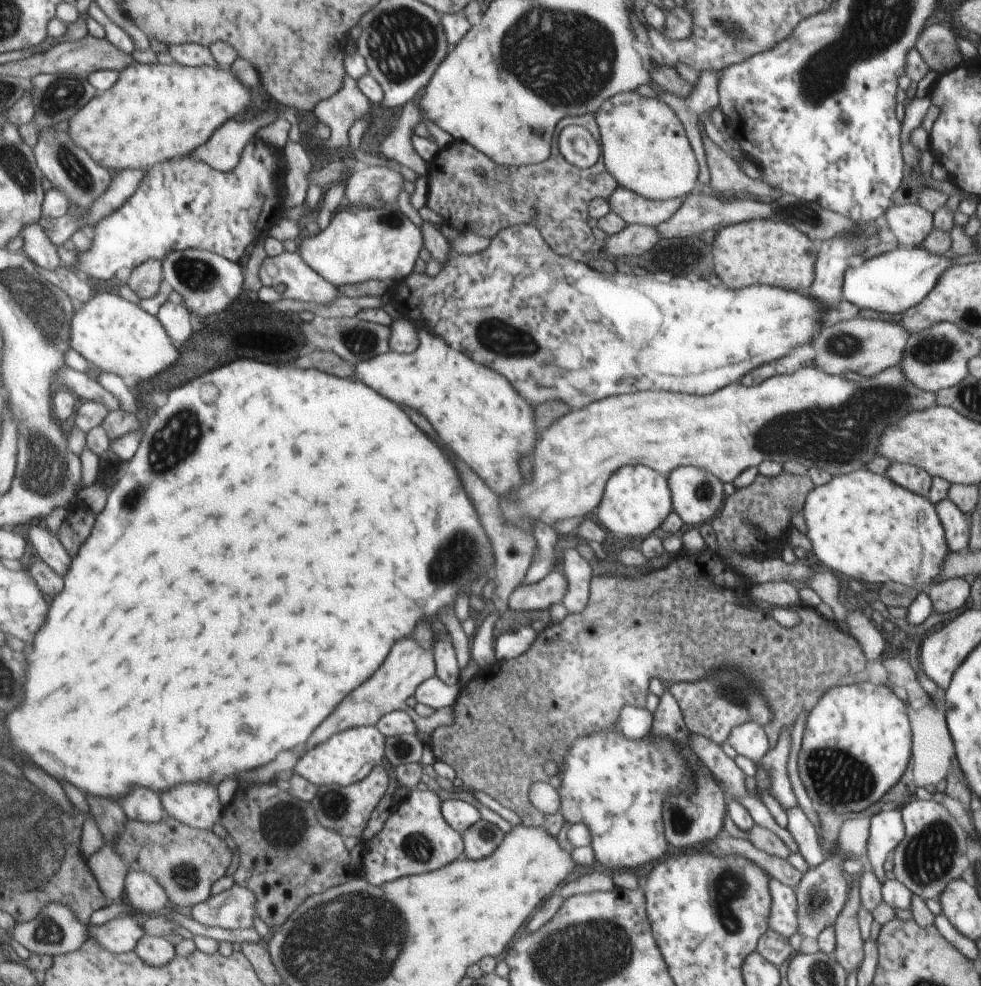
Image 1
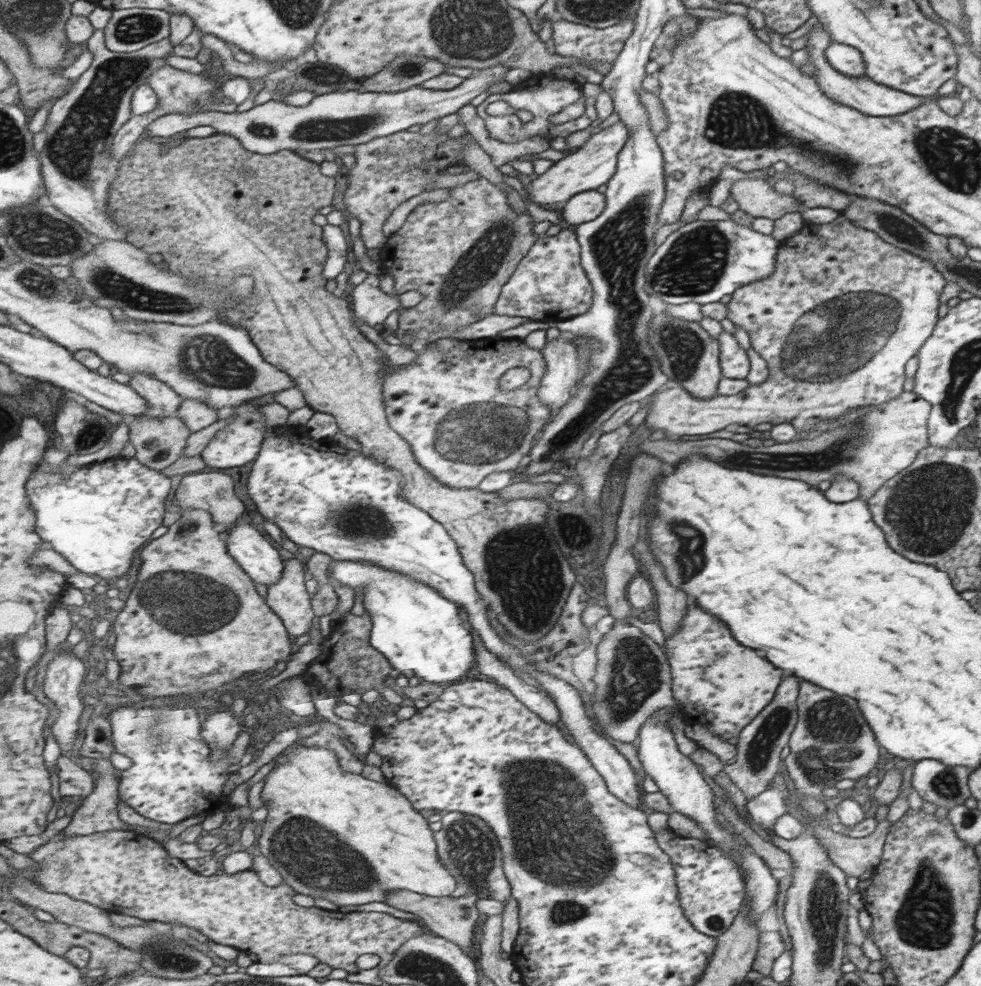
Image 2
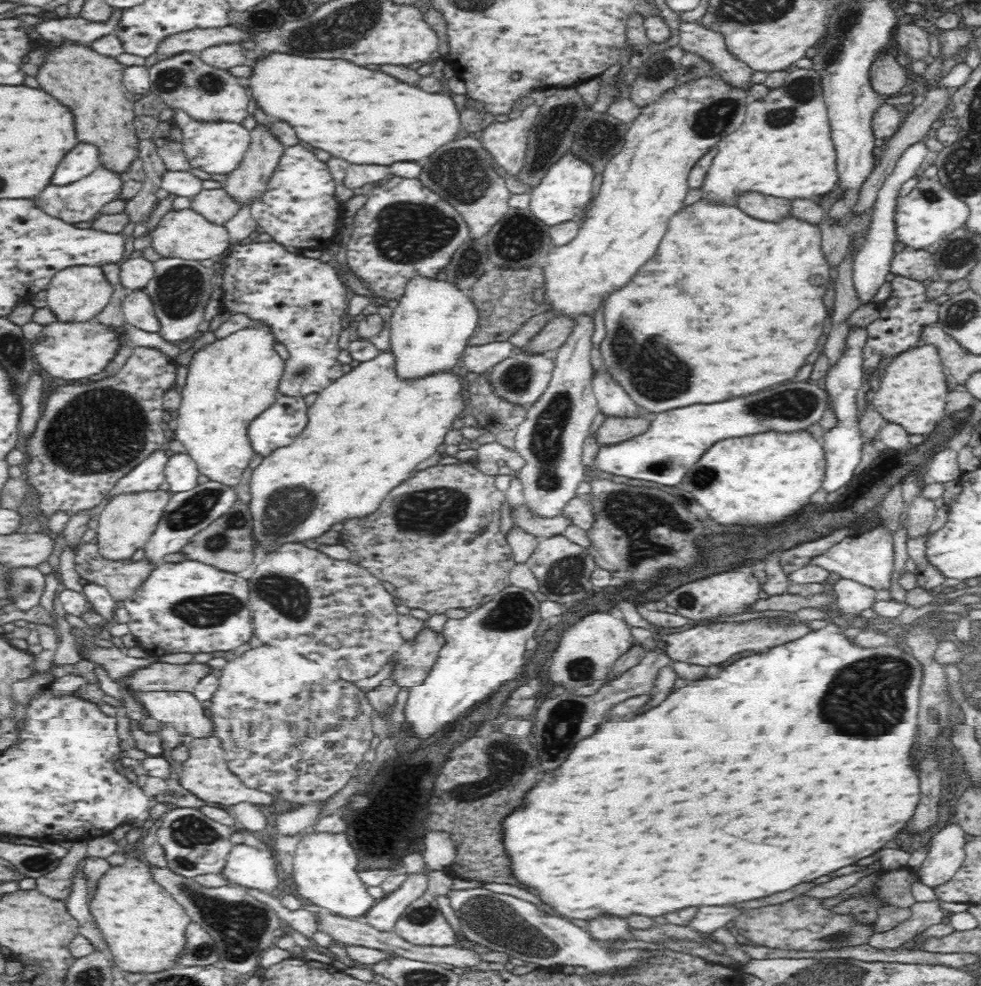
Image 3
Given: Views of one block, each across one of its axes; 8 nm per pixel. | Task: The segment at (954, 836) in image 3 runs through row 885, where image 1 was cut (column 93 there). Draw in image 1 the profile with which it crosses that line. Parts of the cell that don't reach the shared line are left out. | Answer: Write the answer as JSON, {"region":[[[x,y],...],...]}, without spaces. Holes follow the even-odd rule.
{"region":[[[134,914],[104,925],[90,925],[88,935],[92,941],[98,942],[109,952],[122,955],[136,951],[146,932],[142,928],[142,919]]]}

